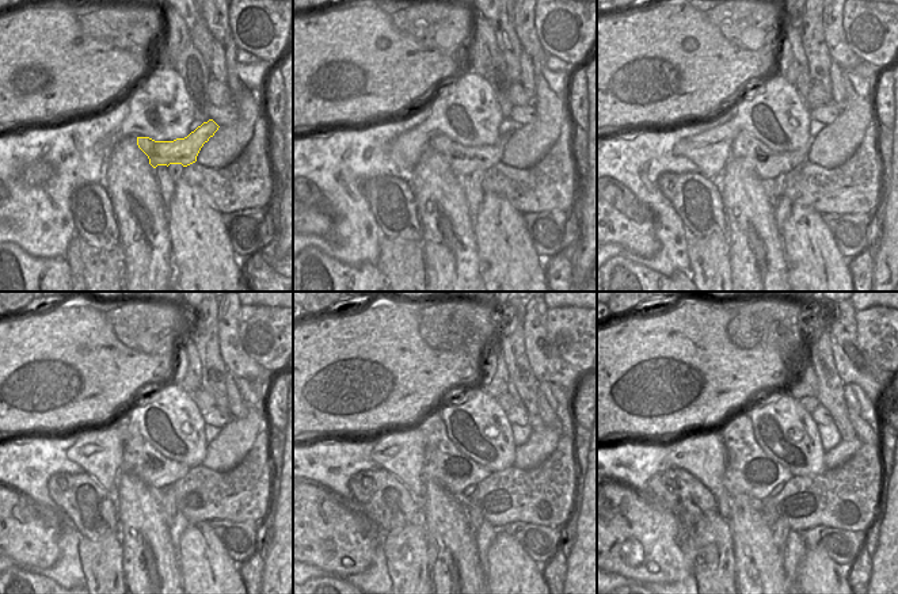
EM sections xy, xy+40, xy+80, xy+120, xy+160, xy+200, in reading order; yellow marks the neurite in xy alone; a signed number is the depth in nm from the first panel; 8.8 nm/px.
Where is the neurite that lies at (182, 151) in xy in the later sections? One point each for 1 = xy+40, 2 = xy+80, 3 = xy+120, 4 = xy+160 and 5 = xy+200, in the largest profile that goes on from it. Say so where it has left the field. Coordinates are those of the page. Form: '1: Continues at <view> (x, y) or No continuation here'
1: Continues at xy+40 (464, 160)
2: Continues at xy+80 (768, 164)
3: Continues at xy+120 (140, 459)
4: Continues at xy+160 (445, 465)
5: Continues at xy+200 (749, 471).

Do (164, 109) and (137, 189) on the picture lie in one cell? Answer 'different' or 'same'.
different

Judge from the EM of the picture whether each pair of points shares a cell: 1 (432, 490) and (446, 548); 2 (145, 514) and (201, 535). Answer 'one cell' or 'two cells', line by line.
1: one cell
2: two cells

